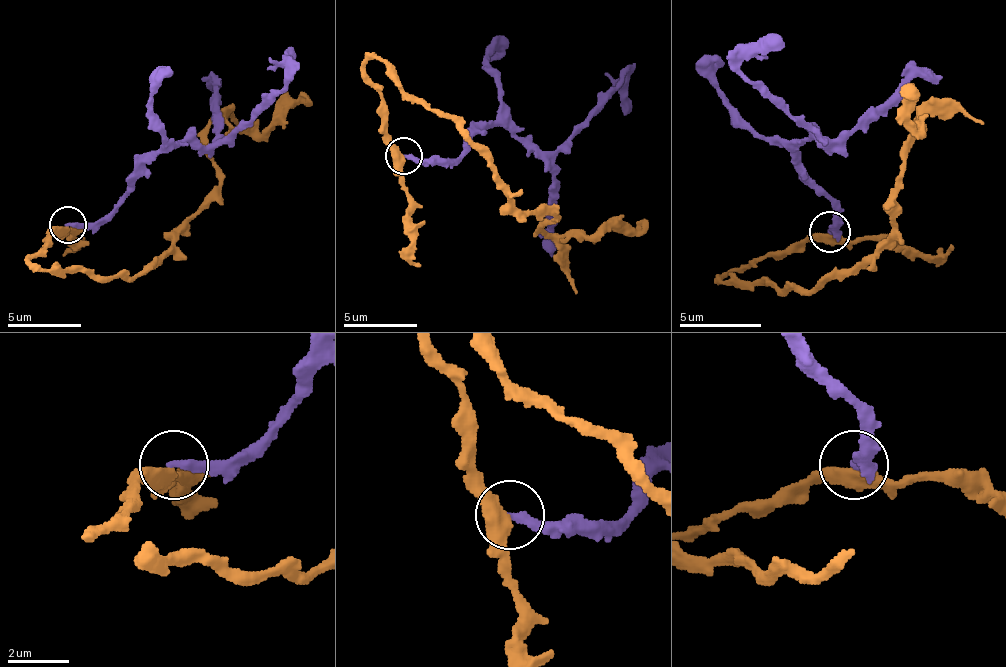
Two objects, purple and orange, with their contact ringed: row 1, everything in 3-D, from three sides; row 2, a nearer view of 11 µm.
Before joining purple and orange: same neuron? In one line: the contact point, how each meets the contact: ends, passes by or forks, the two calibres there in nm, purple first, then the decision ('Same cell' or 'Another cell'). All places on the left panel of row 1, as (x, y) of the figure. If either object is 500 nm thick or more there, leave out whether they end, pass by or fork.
Place: (68, 225). At the ring purple ends. At the ring orange passes by. Thickness 300 nm (purple) against 440 nm. Another cell

